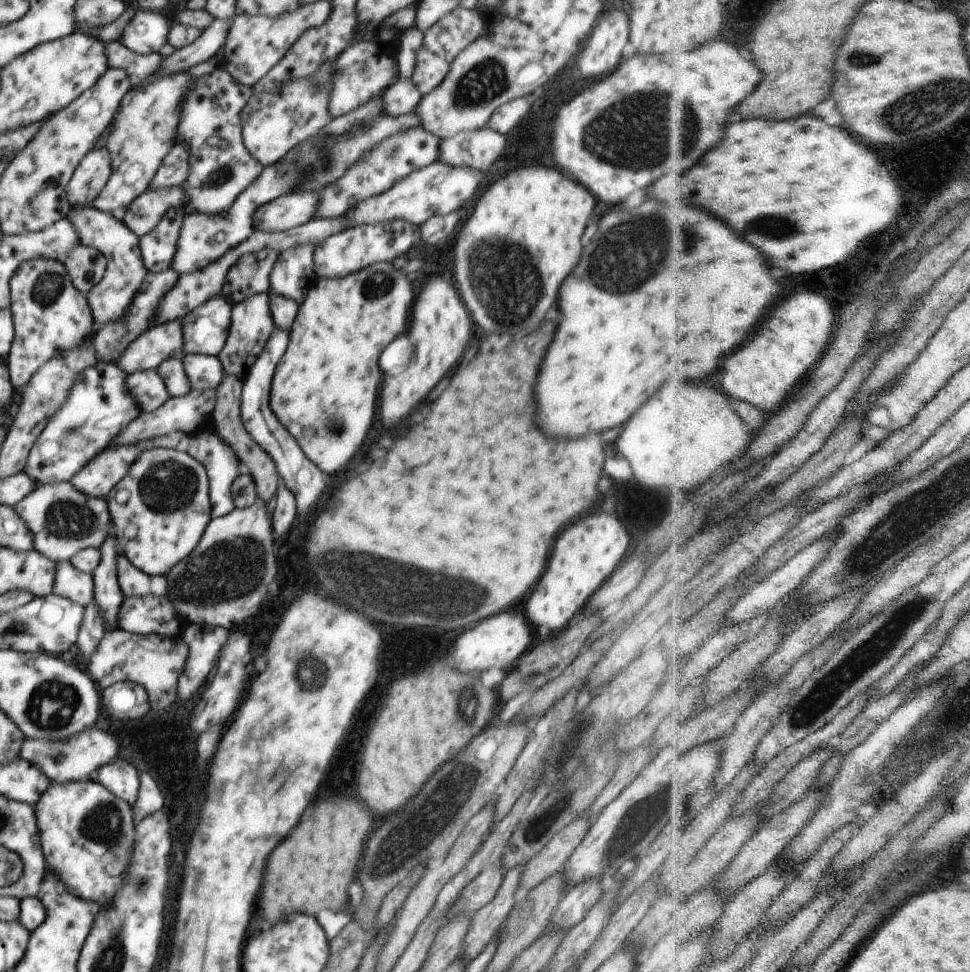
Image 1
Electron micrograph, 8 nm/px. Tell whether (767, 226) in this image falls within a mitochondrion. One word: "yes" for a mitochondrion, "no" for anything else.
yes

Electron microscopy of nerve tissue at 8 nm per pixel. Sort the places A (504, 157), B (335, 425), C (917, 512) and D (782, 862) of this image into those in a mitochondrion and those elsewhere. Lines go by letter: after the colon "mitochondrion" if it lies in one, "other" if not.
A: other
B: mitochondrion
C: mitochondrion
D: other

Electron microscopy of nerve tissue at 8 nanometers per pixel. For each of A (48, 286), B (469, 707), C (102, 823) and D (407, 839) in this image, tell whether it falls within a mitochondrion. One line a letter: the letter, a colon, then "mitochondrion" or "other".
A: mitochondrion
B: mitochondrion
C: mitochondrion
D: mitochondrion

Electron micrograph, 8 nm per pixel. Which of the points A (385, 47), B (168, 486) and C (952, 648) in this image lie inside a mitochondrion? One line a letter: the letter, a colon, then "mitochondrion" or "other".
A: other
B: mitochondrion
C: other

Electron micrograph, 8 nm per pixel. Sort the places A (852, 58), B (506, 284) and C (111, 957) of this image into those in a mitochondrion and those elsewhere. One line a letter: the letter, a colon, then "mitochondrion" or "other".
A: mitochondrion
B: mitochondrion
C: mitochondrion

